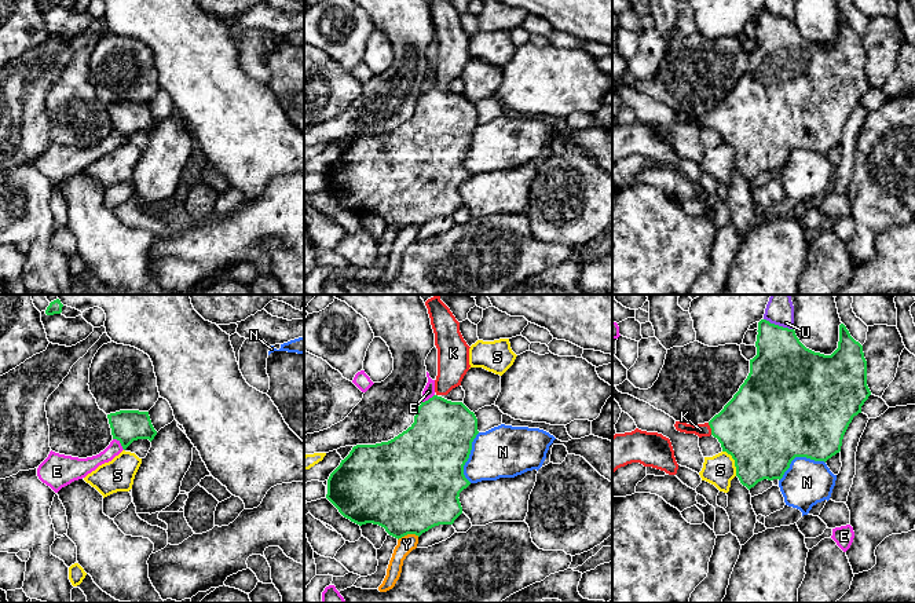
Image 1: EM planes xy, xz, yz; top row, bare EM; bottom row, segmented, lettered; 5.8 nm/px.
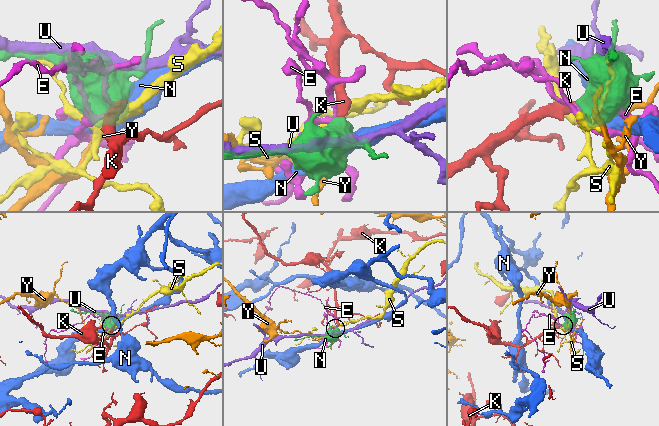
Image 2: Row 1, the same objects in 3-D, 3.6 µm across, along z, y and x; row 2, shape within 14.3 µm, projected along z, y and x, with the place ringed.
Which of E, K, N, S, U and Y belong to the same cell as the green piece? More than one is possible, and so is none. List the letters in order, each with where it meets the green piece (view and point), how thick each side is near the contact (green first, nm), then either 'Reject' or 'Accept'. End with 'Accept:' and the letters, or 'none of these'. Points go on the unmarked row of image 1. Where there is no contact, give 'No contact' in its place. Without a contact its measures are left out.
E: Touches green at xy (120, 134). Thickness 190 nm (green) against 100 nm. Reject
K: Touches green at yz (710, 119). Thickness 420 nm (green) against 80 nm. Accept
N: Touches green at yz (798, 147). Thickness 500 nm (green) against 280 nm. Reject
S: Touches green at yz (735, 153). Thickness 480 nm (green) against 180 nm. Reject
U: Touches green at yz (778, 17). Thickness 360 nm (green) against 110 nm. Reject
Y: Touches green at xz (407, 225). Thickness 500 nm (green) against 100 nm. Reject
Accept: K

